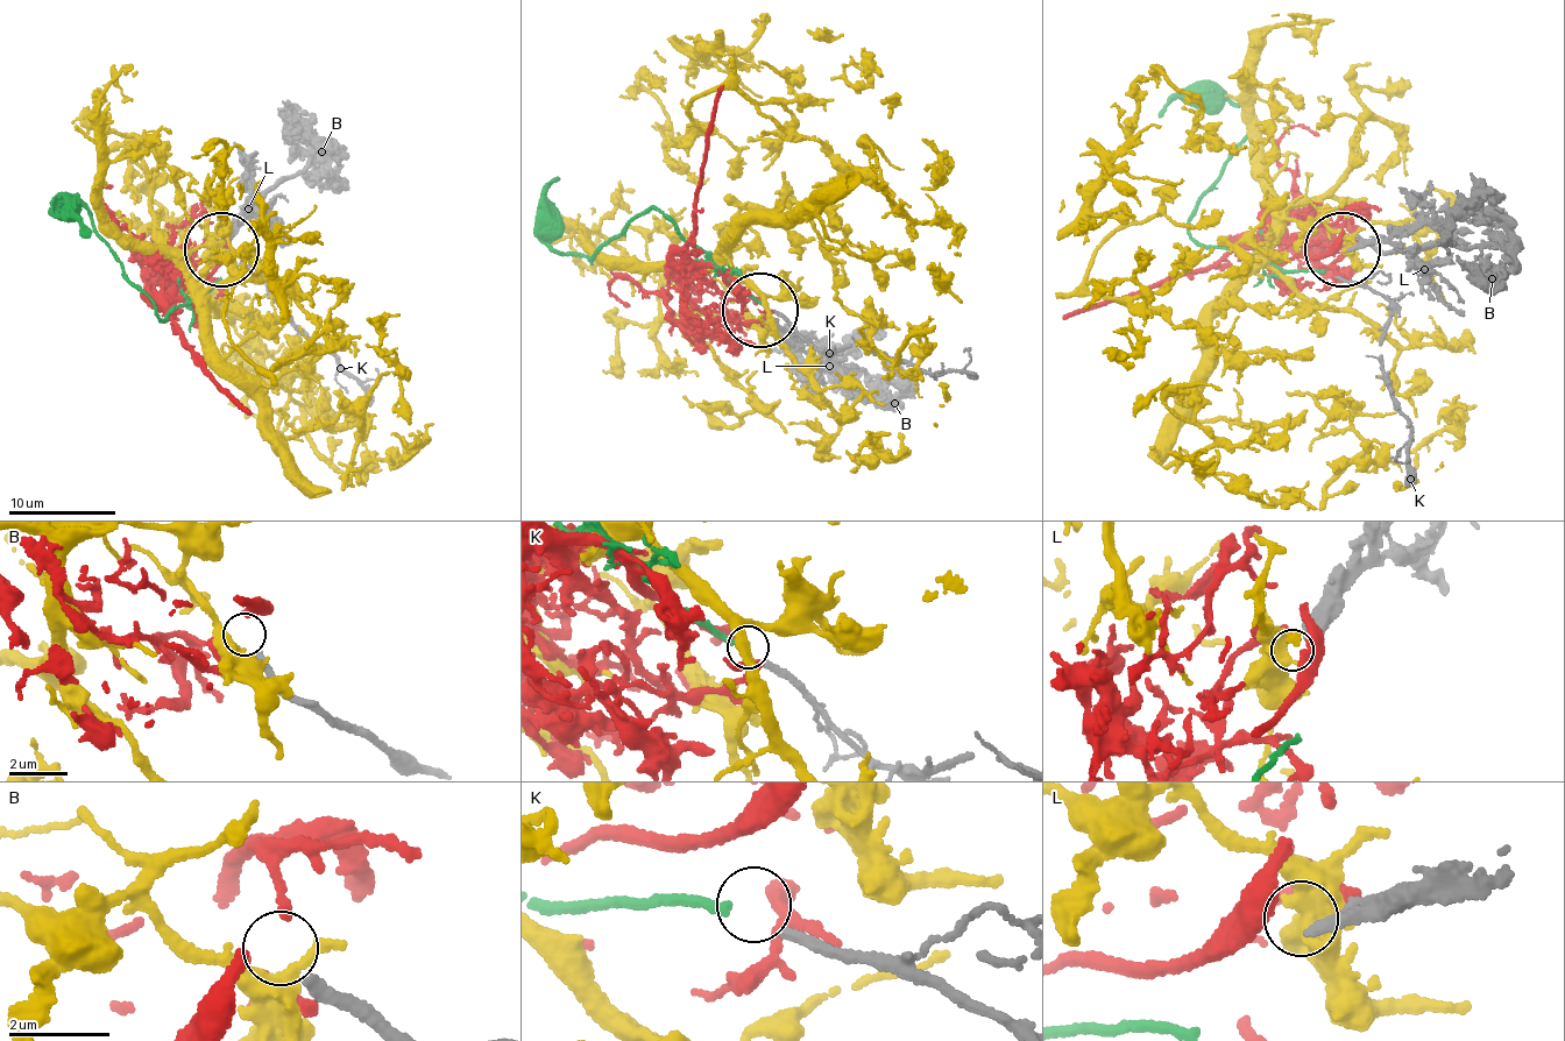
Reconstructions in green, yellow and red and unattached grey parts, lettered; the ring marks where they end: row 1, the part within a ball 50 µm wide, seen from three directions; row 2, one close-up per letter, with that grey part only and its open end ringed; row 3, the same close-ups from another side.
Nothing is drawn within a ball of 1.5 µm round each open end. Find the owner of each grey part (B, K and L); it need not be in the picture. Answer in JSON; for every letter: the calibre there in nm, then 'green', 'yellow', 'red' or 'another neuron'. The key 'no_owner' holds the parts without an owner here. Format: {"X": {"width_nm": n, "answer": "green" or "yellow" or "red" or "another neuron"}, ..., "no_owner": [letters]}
{"B": {"width_nm": 280, "answer": "red"}, "K": {"width_nm": 240, "answer": "green"}, "L": {"width_nm": 340, "answer": "another neuron"}, "no_owner": ["L"]}

